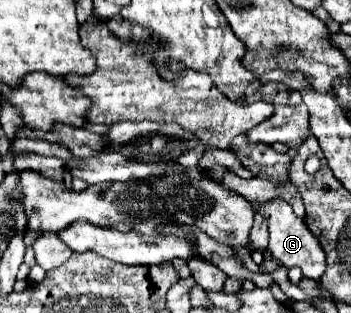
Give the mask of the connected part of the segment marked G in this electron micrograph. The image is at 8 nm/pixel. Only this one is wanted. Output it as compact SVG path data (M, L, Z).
M277 197L273 201L253 205L253 209L261 209L261 213L265 213L265 217L269 221L269 247L271 247L273 259L277 259L281 265L287 268L297 266L302 270L304 277L319 281L327 267L326 255L321 249L319 239L307 229L305 221L295 217L291 205Z

